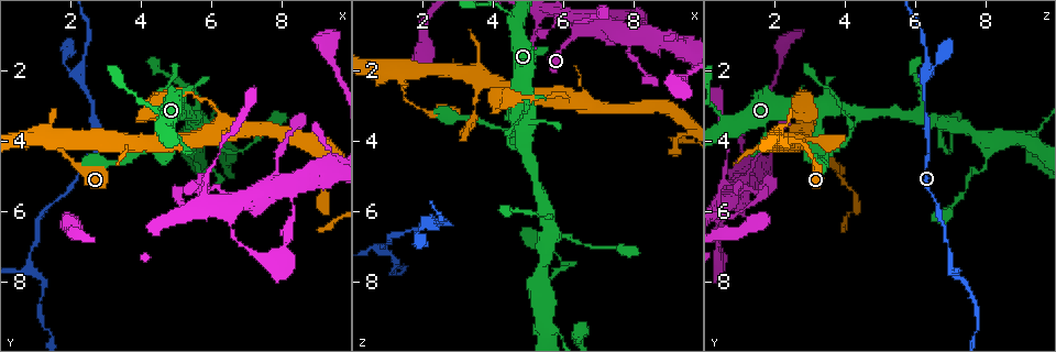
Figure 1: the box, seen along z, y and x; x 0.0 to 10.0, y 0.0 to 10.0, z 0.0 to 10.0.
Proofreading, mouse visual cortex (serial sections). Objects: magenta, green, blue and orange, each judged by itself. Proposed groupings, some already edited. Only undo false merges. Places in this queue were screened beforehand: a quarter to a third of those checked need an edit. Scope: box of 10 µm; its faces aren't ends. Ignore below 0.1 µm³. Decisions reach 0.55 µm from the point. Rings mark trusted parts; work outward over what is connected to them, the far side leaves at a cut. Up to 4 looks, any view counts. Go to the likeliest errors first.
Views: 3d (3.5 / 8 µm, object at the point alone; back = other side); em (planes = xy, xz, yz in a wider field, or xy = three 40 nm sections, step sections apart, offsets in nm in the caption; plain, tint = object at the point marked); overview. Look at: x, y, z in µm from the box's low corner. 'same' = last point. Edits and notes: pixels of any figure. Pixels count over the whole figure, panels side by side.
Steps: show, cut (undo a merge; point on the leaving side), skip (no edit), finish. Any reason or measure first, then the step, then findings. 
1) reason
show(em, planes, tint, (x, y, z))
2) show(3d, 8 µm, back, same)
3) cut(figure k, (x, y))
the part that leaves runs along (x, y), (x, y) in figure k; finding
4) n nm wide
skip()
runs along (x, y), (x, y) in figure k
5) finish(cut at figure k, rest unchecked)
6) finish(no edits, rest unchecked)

abrupt turn
show(3d, 3.5 µm, (8.05, 5.30, 0.95))

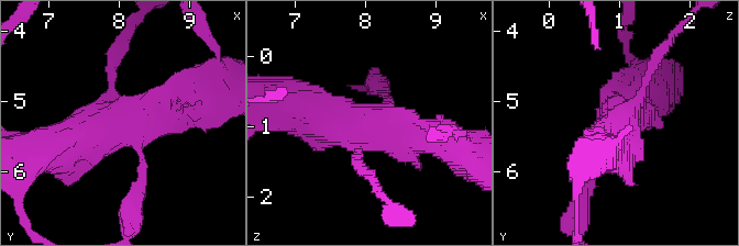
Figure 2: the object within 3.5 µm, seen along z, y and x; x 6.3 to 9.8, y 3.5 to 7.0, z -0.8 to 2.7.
shape alone is not enough
show(em, xy, step 3, tint, (8.05, 5.35, 0.90))

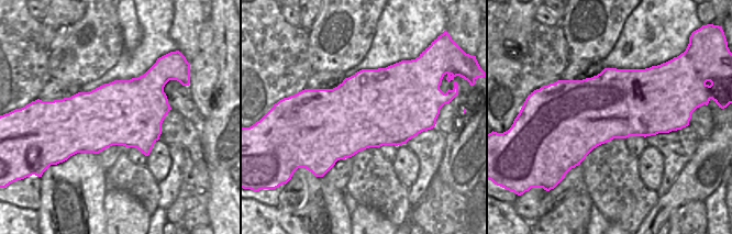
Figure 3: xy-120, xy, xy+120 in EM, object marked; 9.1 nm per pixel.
skip()
runs along (57, 149), (189, 96) in figure 2; continuous, no second cell

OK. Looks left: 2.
thin arm on a thick one
show(3d, 3.5 µm, (4.95, 3.20, 4.50))

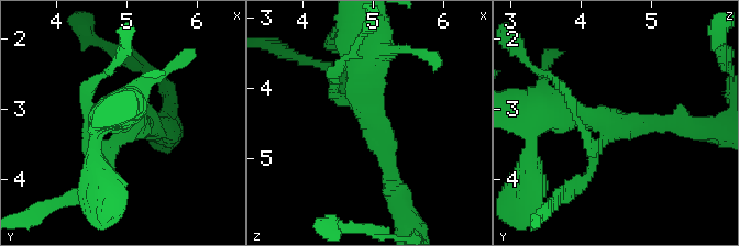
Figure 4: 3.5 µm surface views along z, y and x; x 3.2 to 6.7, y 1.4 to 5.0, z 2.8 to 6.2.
shape alone is not enough
show(em, xy, step 5, tint, (5.00, 3.20, 4.40))

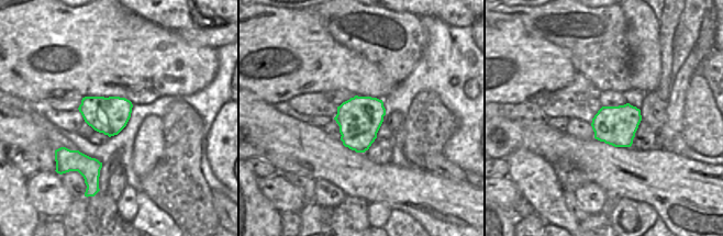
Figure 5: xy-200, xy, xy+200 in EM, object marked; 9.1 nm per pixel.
400 nm wide
skip()
runs along (367, 46), (371, 120), (394, 185) in figure 4; continuous, no second cell

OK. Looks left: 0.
finish(no edits, rest unchecked)

